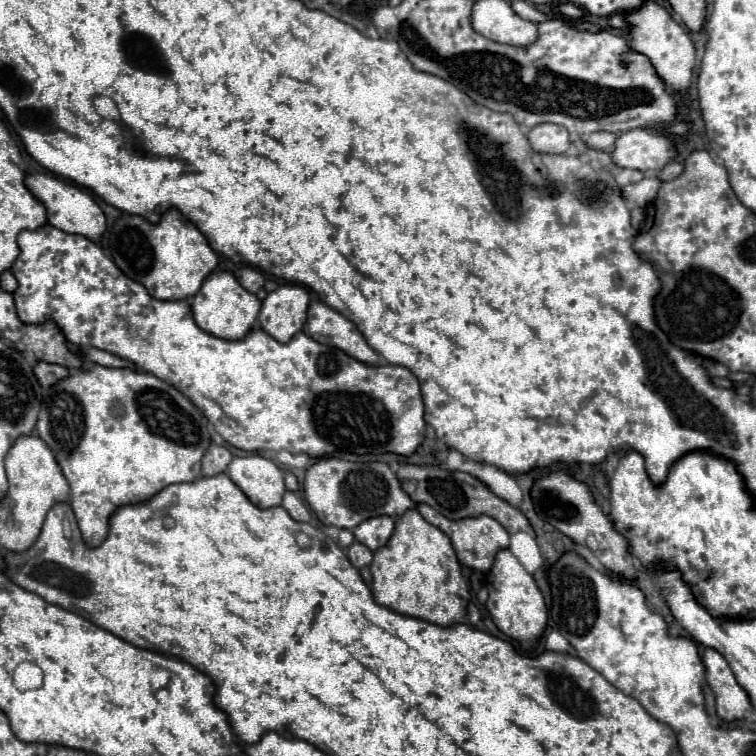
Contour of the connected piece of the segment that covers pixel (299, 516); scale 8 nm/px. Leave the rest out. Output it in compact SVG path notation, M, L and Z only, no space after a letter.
M286 491L286 493L284 493L282 507L284 507L296 521L310 521L310 519L312 519L308 507L306 507L304 501L300 499L300 495L296 495L294 491Z

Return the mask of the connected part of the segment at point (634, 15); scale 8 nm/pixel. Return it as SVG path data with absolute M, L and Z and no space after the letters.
M646 1L640 9L626 13L628 23L632 25L630 29L630 45L638 49L638 53L644 53L650 57L652 65L658 69L658 75L666 81L668 87L674 87L678 91L686 91L692 81L696 79L696 69L698 69L698 53L694 49L694 43L690 41L688 33L670 17L670 13L660 7L658 3Z

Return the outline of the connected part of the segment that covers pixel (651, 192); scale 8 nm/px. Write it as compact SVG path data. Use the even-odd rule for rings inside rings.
M646 177L640 183L622 187L622 197L630 203L636 203L638 207L646 207L656 197L658 185L662 185L662 181L658 181L656 177Z

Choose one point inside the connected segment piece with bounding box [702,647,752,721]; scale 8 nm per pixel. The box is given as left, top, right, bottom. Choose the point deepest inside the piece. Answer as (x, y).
(731, 700)

